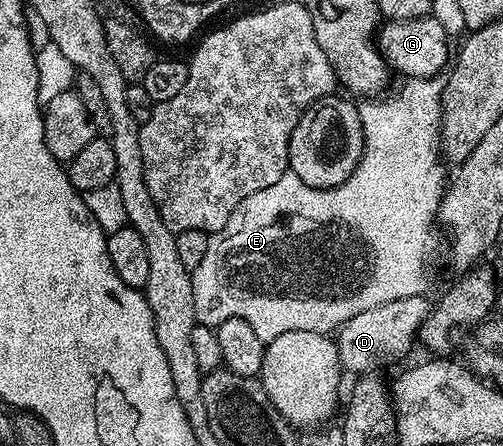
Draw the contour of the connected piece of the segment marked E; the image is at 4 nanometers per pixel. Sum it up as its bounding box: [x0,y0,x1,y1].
[192,78,446,341]

